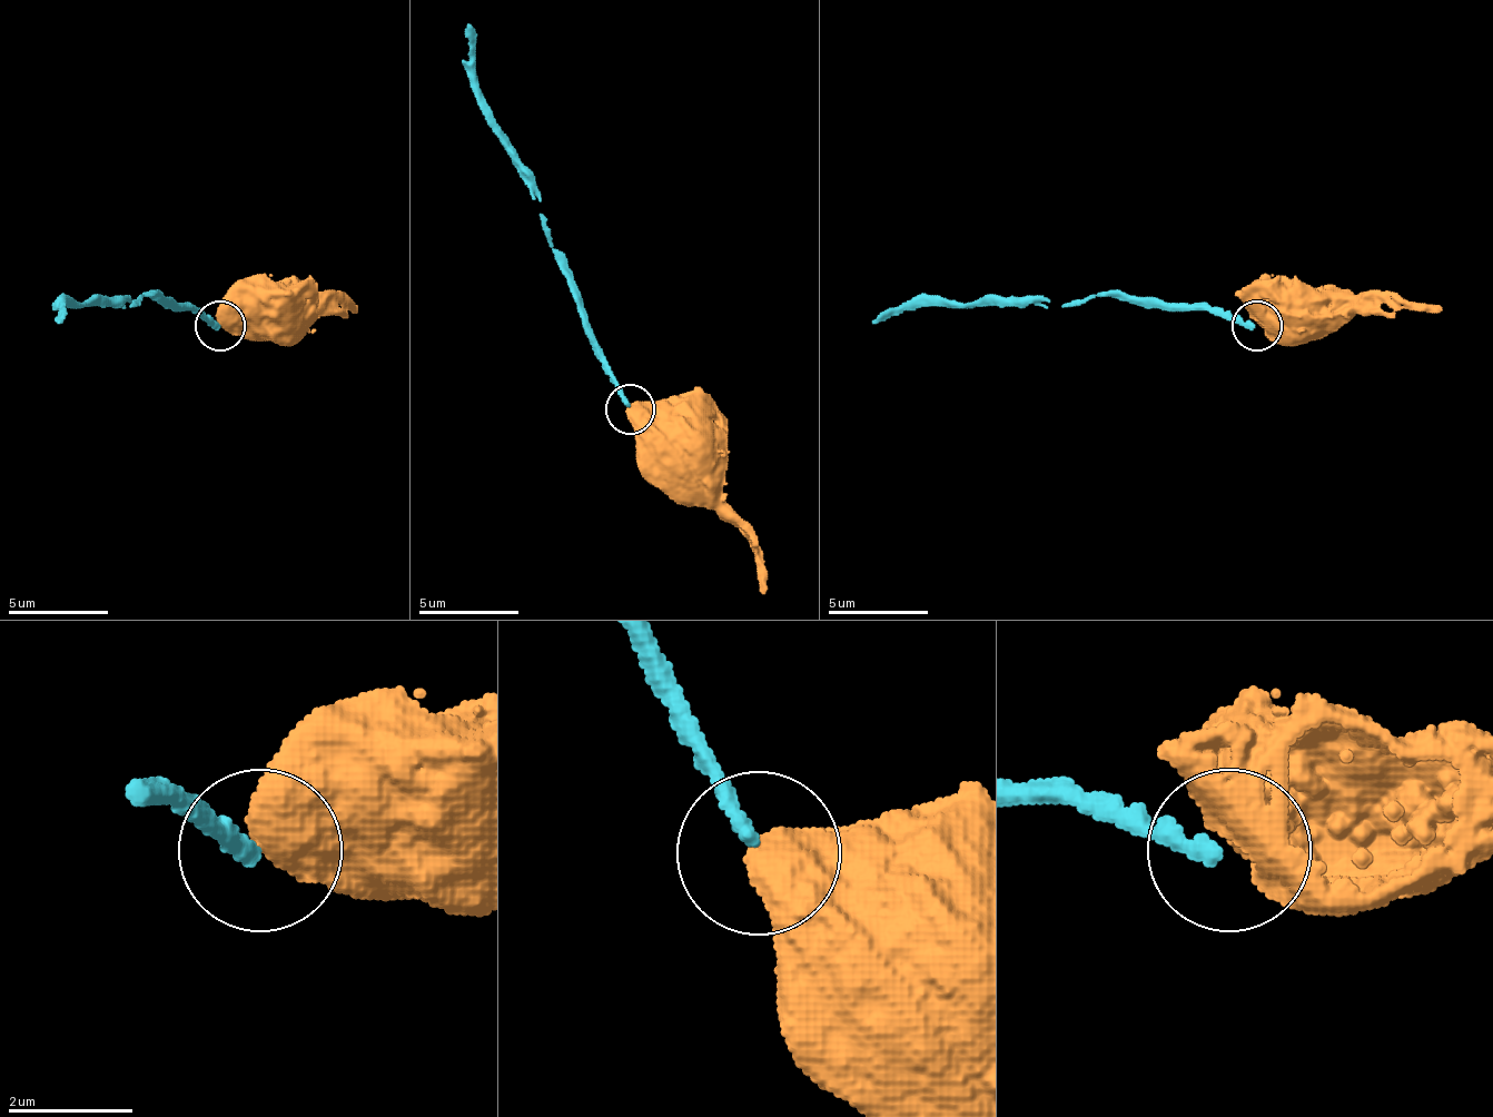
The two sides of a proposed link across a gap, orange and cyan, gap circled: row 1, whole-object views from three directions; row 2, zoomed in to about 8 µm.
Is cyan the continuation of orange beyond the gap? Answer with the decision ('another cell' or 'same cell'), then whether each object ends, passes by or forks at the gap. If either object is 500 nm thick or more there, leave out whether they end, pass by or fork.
another cell

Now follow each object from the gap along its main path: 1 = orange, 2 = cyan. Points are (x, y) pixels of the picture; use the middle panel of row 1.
1: (631, 413), (681, 453), (705, 463), (701, 457)
2: (631, 407), (596, 347), (566, 257), (551, 243), (541, 213), (536, 178), (481, 92), (476, 42), (466, 22)

